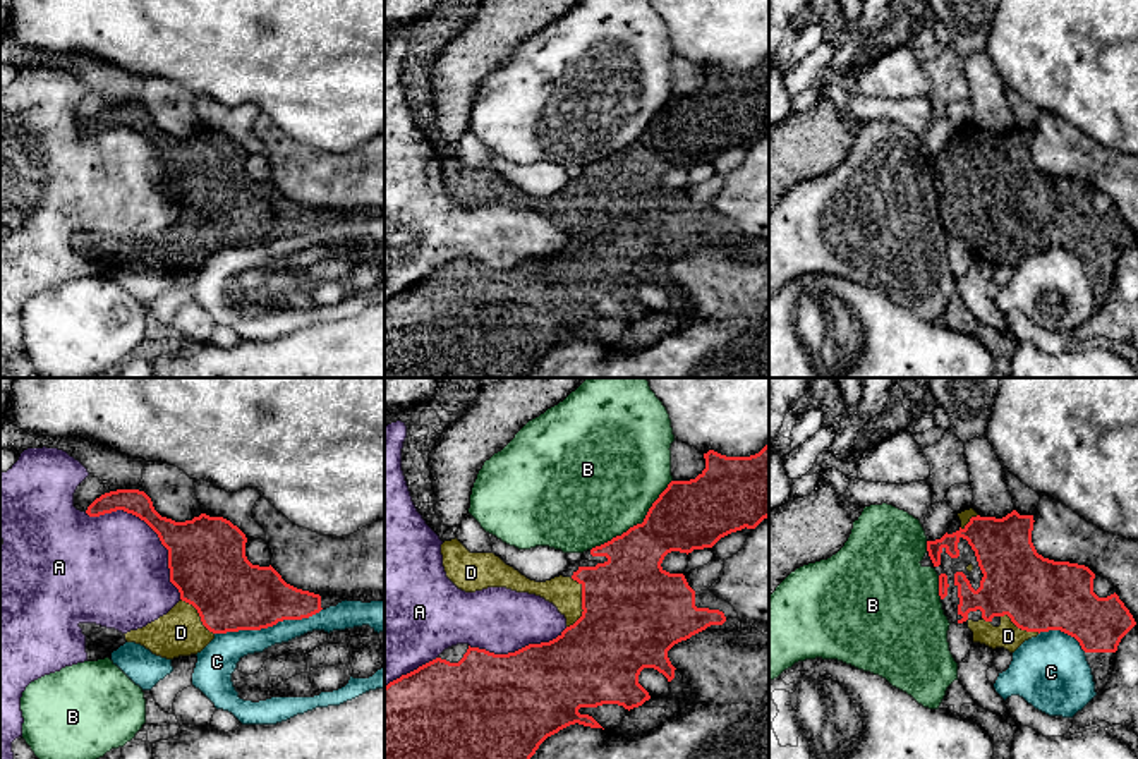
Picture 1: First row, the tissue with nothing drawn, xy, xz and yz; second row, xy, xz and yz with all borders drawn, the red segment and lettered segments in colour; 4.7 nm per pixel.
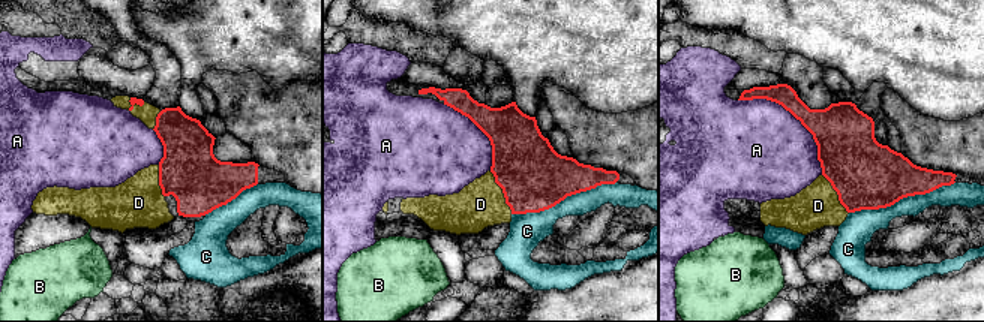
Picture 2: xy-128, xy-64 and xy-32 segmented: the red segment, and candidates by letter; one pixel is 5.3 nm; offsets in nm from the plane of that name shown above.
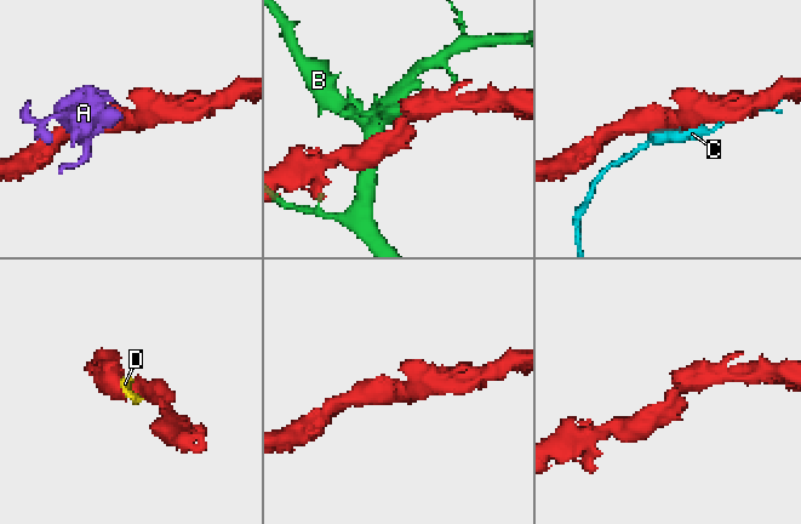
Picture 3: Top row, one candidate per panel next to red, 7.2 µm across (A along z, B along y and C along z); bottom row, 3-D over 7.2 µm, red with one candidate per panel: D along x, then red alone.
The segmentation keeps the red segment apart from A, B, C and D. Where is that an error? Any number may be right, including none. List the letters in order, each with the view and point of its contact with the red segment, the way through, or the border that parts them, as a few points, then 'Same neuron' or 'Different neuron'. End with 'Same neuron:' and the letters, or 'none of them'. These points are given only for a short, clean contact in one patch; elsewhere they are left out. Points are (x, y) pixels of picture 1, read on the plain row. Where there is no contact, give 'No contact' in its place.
A: Touches red at xy (153, 145). Different neuron
B: Touches red at xz (637, 139). Different neuron
C: Touches red at xy (268, 241). Different neuron
D: Touches red at xz (582, 218). Same neuron
Same neuron: D

